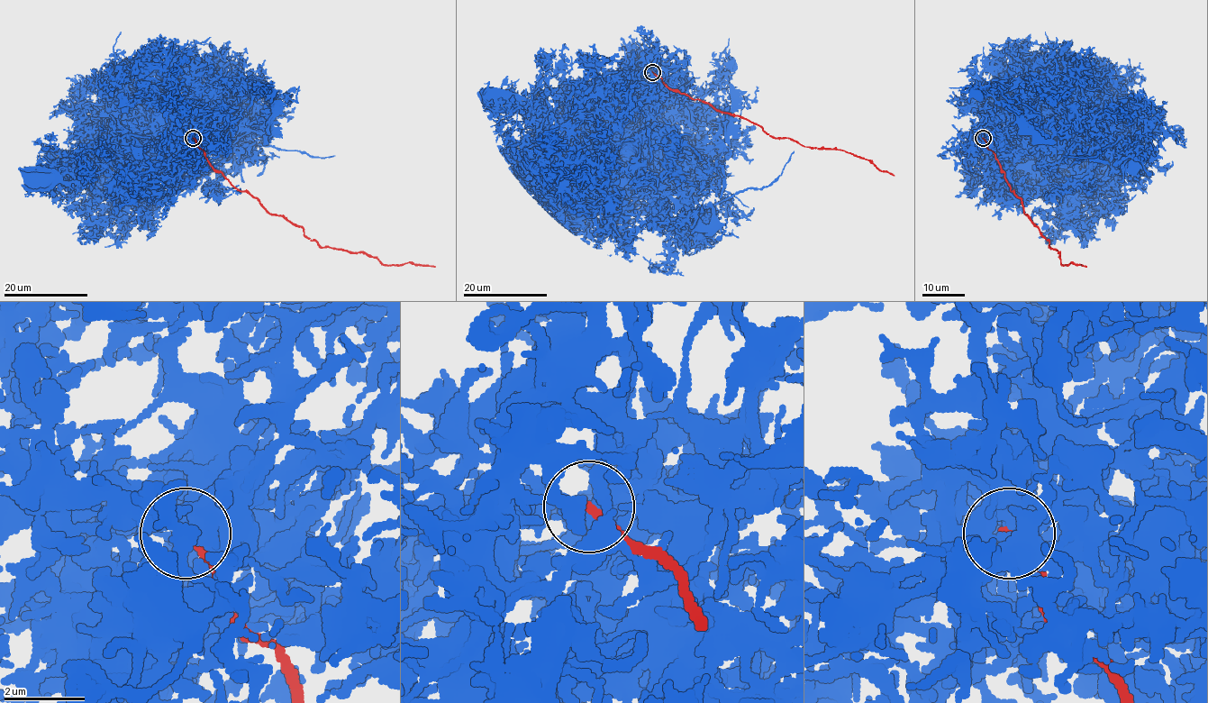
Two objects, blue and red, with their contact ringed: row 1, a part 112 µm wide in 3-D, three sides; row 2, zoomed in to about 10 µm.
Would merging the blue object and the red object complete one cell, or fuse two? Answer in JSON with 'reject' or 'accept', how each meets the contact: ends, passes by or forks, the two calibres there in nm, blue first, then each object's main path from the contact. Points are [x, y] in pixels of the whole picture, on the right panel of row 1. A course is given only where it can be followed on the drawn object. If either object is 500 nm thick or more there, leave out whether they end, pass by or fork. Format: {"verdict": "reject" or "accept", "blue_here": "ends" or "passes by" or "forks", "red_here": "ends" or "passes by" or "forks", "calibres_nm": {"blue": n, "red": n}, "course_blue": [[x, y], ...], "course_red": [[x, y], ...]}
{"verdict": "reject", "blue_here": "forks", "red_here": "ends", "calibres_nm": {"blue": 320, "red": 300}, "course_blue": [[984, 137], [1053, 141]], "course_red": [[983, 138], [1005, 181], [1021, 200], [1025, 214], [1048, 240], [1049, 247], [1060, 252], [1060, 263], [1086, 266]]}

